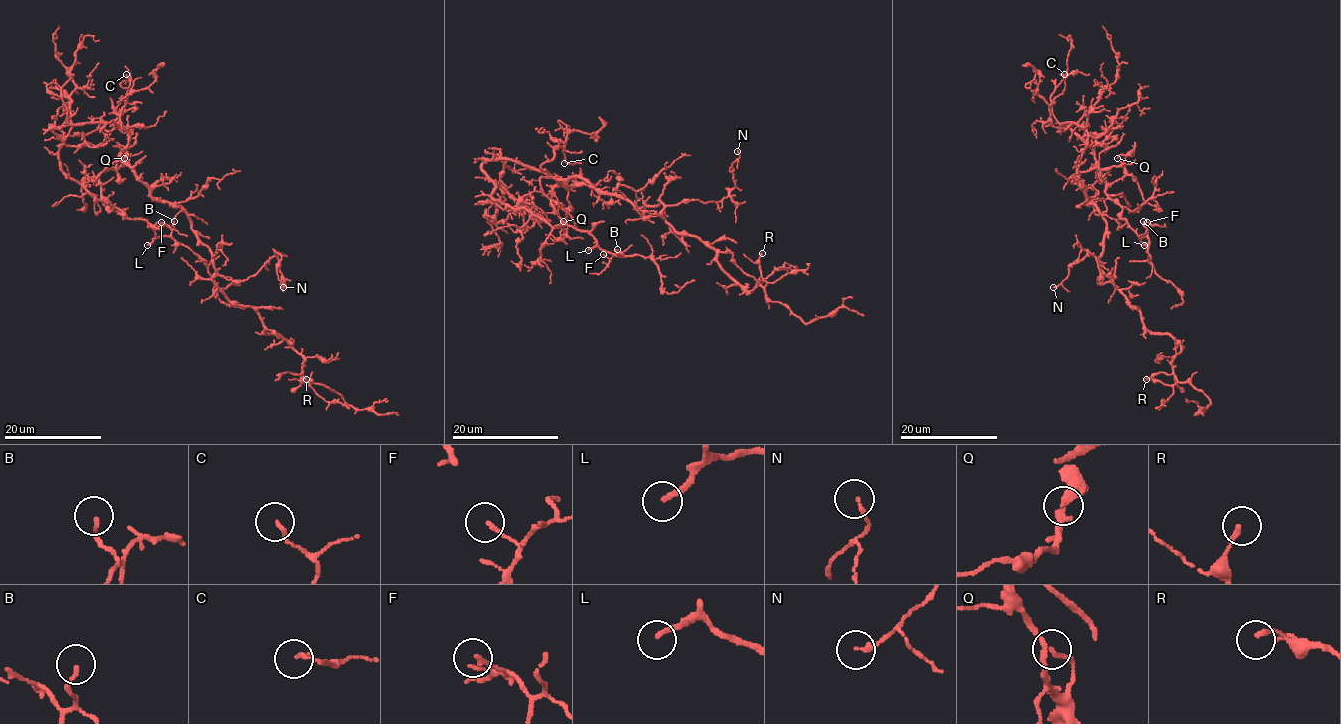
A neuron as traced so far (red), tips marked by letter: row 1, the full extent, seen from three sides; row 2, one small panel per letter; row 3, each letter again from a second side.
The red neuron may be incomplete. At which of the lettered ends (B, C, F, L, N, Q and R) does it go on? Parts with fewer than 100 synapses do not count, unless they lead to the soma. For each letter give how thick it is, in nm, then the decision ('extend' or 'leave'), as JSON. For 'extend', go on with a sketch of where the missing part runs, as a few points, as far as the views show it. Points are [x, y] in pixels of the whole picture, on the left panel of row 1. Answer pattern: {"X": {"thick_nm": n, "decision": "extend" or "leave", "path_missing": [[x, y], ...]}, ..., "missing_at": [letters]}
{"B": {"thick_nm": 150, "decision": "leave"}, "C": {"thick_nm": 140, "decision": "leave"}, "F": {"thick_nm": 160, "decision": "leave"}, "L": {"thick_nm": 200, "decision": "leave"}, "N": {"thick_nm": 150, "decision": "leave"}, "Q": {"thick_nm": 140, "decision": "leave"}, "R": {"thick_nm": 170, "decision": "leave"}, "missing_at": []}

